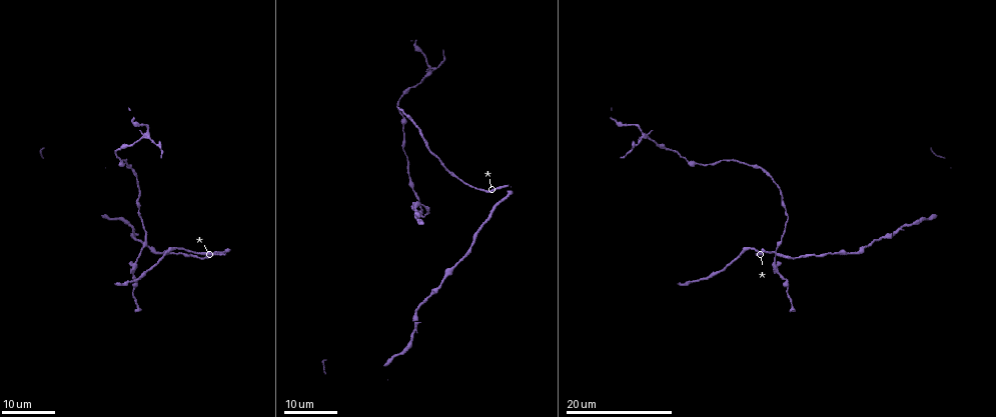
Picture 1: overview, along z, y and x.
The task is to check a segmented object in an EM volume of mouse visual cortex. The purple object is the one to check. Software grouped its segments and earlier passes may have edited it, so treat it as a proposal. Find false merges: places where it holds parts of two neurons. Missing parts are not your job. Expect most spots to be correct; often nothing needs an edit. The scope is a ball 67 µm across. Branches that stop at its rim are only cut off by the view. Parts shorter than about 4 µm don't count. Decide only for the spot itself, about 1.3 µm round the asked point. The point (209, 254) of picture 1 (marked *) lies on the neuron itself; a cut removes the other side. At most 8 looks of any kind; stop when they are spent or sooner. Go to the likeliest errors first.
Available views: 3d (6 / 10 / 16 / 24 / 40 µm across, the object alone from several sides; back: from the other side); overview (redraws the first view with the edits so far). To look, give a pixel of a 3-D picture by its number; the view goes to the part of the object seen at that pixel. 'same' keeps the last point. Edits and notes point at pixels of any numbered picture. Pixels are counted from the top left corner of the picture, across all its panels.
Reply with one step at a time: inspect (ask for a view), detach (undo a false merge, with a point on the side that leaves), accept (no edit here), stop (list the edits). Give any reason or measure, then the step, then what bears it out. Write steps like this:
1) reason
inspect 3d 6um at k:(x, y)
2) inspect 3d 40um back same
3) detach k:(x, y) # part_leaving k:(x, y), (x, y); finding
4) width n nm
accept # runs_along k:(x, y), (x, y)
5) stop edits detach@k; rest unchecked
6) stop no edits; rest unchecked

inspect 3d 24um at 1:(429, 74)

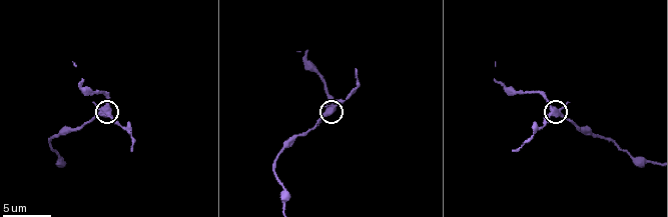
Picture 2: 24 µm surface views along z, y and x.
inspect 3d 6um at 2:(107, 112)

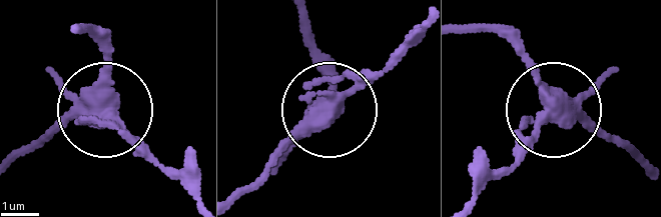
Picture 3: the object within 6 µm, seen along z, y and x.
arms 3
detach 3:(123, 131) # two neurons meet here

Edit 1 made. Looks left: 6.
inspect 3d 24um at 1:(167, 251)

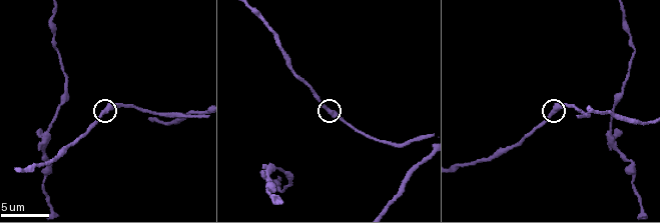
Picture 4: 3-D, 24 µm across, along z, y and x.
zoom in
inspect 3d 10um at 4:(555, 109)

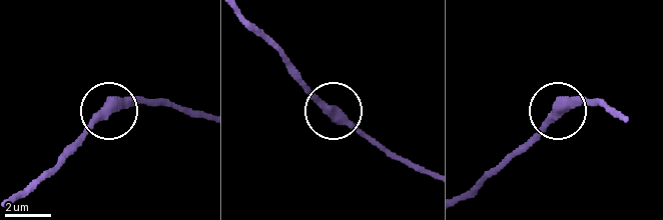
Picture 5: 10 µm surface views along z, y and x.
accept # runs_along 5:(425, 173), (362, 137), (300, 76); continuous, no second neuron

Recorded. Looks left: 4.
sudden change in width
inspect 3d 10um at 2:(58, 156)

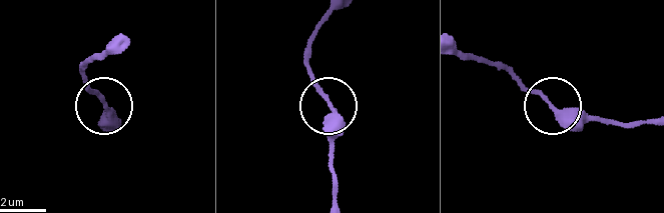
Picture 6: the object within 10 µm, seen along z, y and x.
zoom in
inspect 3d 6um at 6:(555, 106)

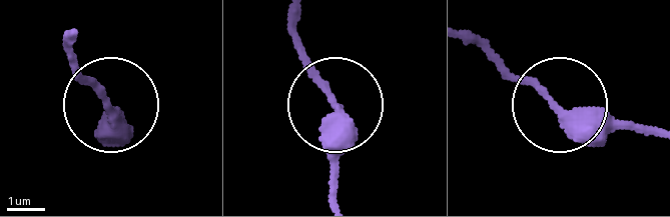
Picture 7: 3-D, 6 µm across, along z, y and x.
width 290 nm
accept # runs_along 7:(648, 133), (562, 108), (489, 51); continuous, no second neuron

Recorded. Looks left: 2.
calibre changes
inspect 3d 16um at 1:(881, 238)

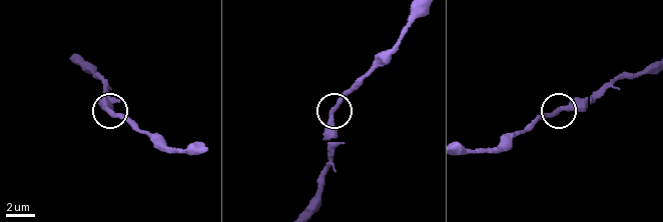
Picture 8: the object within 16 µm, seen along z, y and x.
zoom in
inspect 3d 6um at 8:(559, 109)

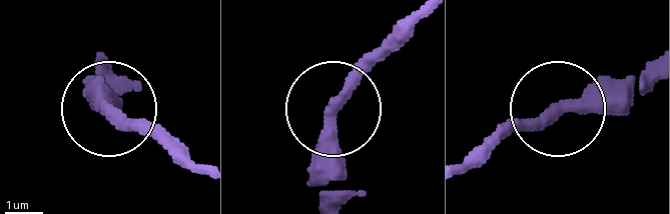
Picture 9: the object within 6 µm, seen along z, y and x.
width 340 nm
accept # runs_along 9:(424, 19), (341, 105), (338, 197); continuous, no second neuron

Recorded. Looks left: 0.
stop edits detach@3; rest unchecked

